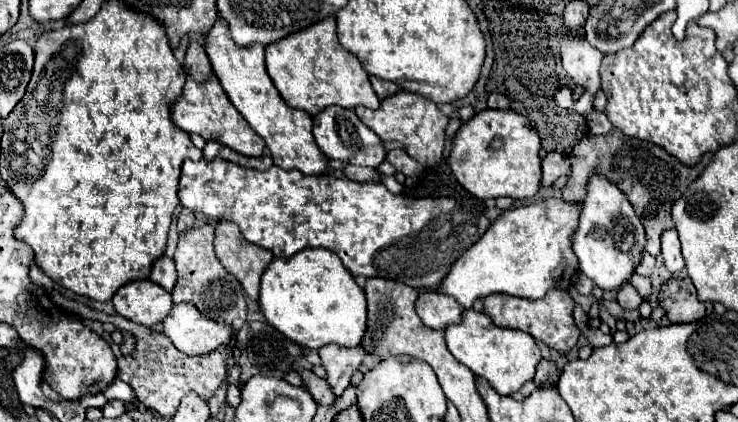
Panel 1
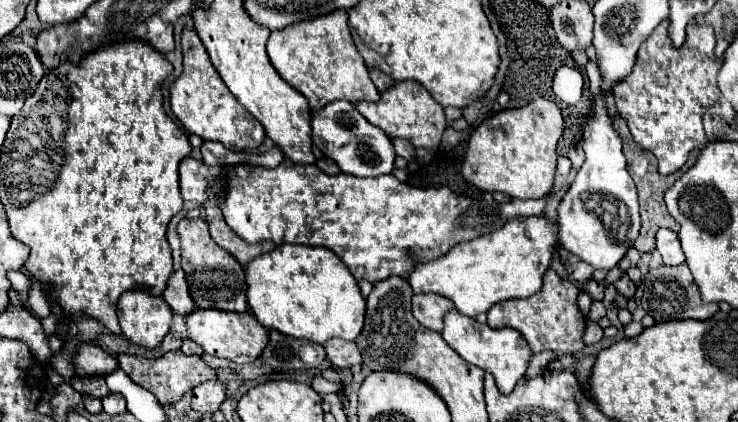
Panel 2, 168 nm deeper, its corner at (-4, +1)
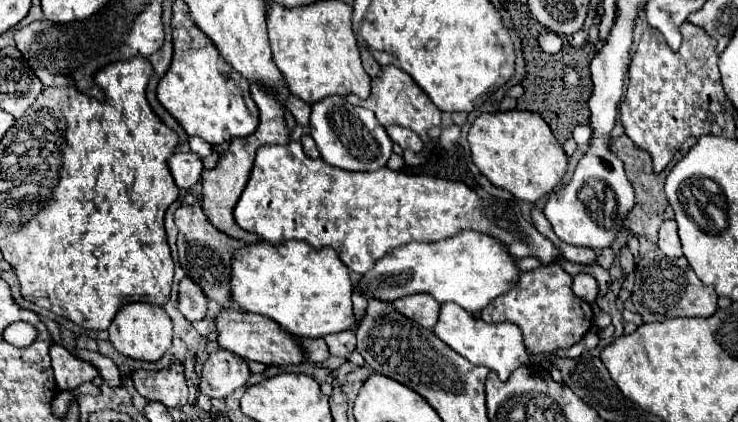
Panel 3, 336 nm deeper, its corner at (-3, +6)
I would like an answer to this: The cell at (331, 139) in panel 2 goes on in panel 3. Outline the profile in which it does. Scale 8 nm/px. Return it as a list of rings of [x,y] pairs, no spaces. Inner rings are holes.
[[[327,96],[311,104],[311,136],[327,164],[349,172],[379,170],[387,164],[393,150],[393,142],[375,114],[367,108],[349,104],[341,96]]]

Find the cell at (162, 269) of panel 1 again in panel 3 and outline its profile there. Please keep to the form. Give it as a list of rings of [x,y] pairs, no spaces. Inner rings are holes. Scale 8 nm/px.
[[[187,276],[179,284],[179,294],[177,294],[177,310],[189,320],[201,320],[207,312],[207,298],[203,296],[201,288],[189,280]]]

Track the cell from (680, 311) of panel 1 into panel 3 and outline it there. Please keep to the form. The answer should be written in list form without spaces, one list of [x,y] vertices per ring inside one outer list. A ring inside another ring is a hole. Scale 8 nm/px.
[[[649,250],[641,260],[637,258],[635,288],[631,300],[643,322],[661,322],[663,318],[701,316],[709,318],[717,310],[717,294],[713,288],[701,284],[689,262],[681,258],[667,258],[661,250]]]

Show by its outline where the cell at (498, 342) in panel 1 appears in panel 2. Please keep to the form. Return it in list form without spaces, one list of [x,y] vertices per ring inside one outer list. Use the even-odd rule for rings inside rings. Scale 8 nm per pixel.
[[[456,309],[448,311],[444,317],[444,329],[442,329],[442,339],[468,363],[488,371],[494,375],[496,385],[502,393],[512,393],[514,385],[518,379],[526,373],[528,361],[532,357],[532,351],[528,349],[528,343],[524,337],[510,327],[502,329],[492,329],[486,323],[478,323],[476,319],[470,319],[466,315],[460,315]]]

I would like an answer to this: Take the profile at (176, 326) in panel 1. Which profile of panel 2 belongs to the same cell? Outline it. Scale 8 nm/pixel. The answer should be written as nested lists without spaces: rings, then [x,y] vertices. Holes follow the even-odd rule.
[[[196,309],[196,313],[186,315],[188,337],[204,347],[204,353],[214,357],[224,357],[232,363],[252,363],[268,345],[268,331],[248,313],[230,313],[218,309]]]

